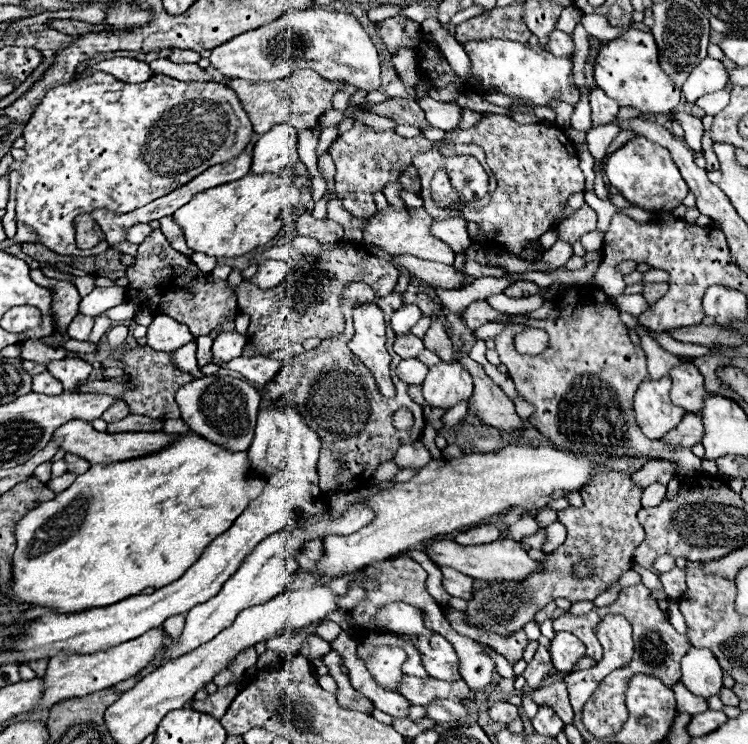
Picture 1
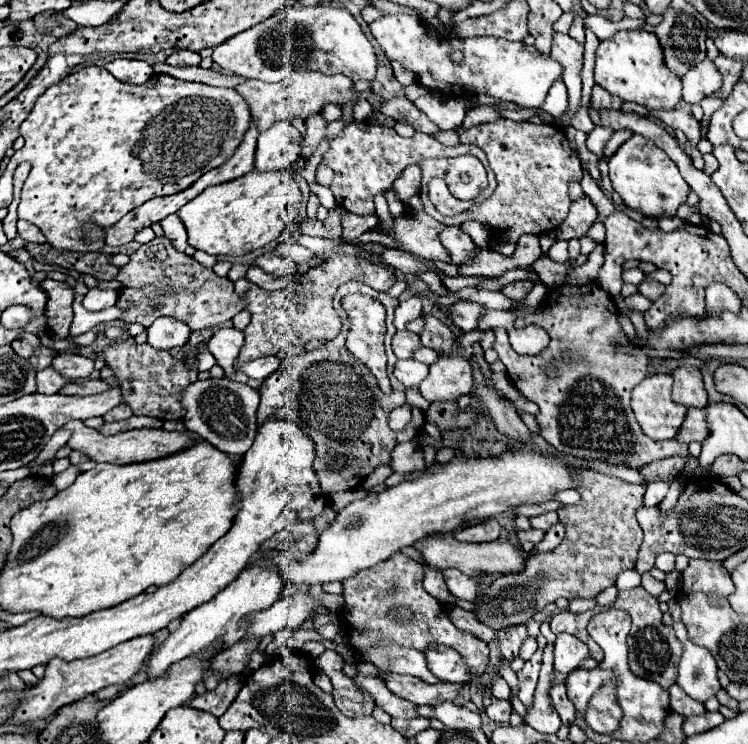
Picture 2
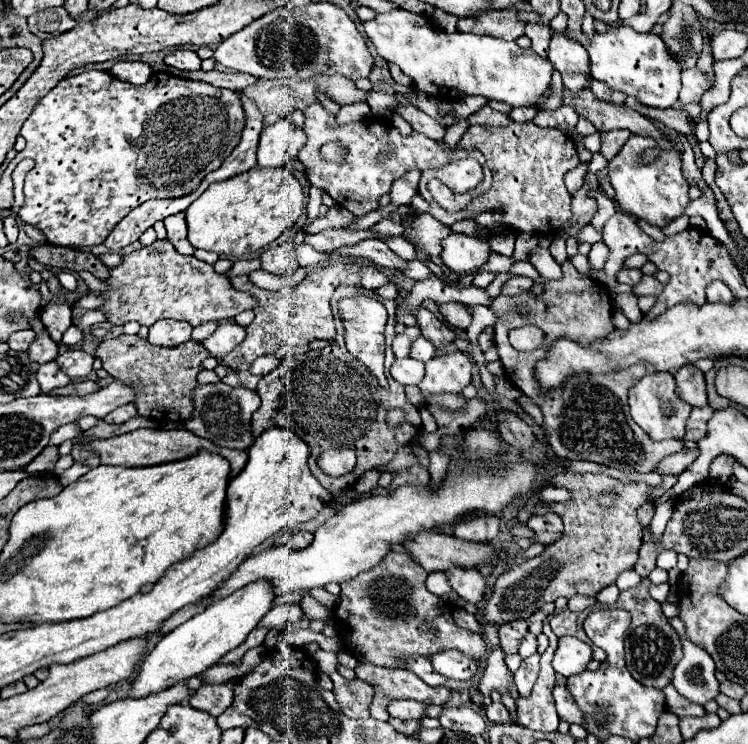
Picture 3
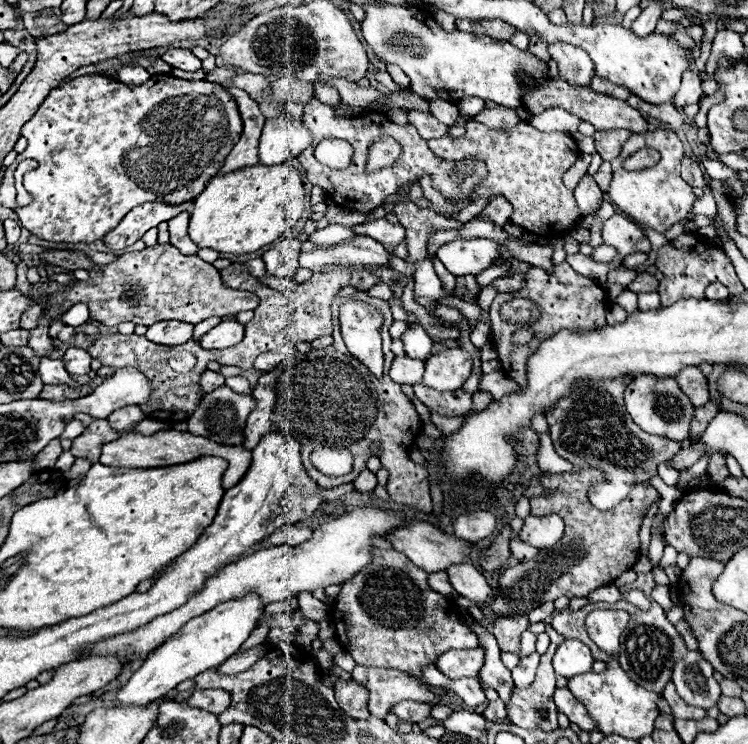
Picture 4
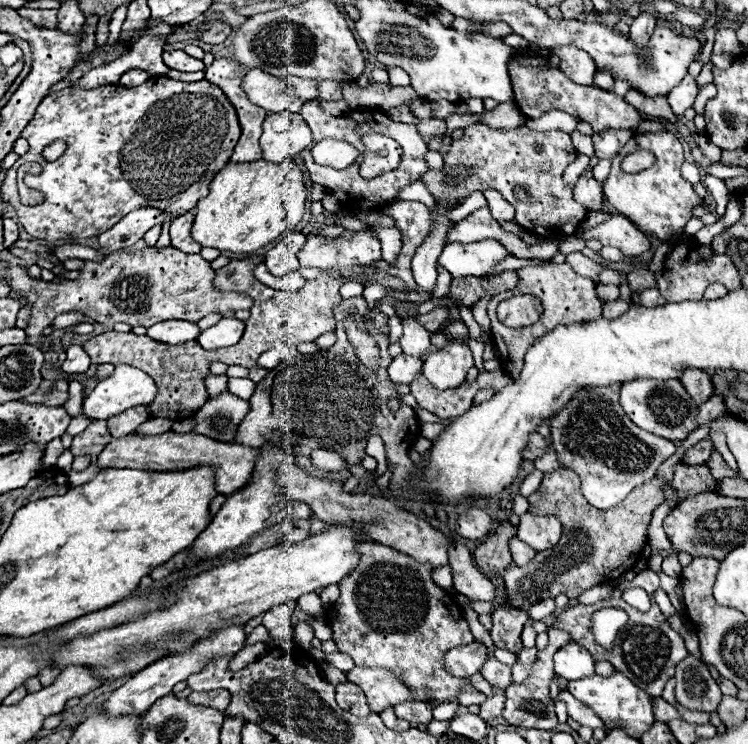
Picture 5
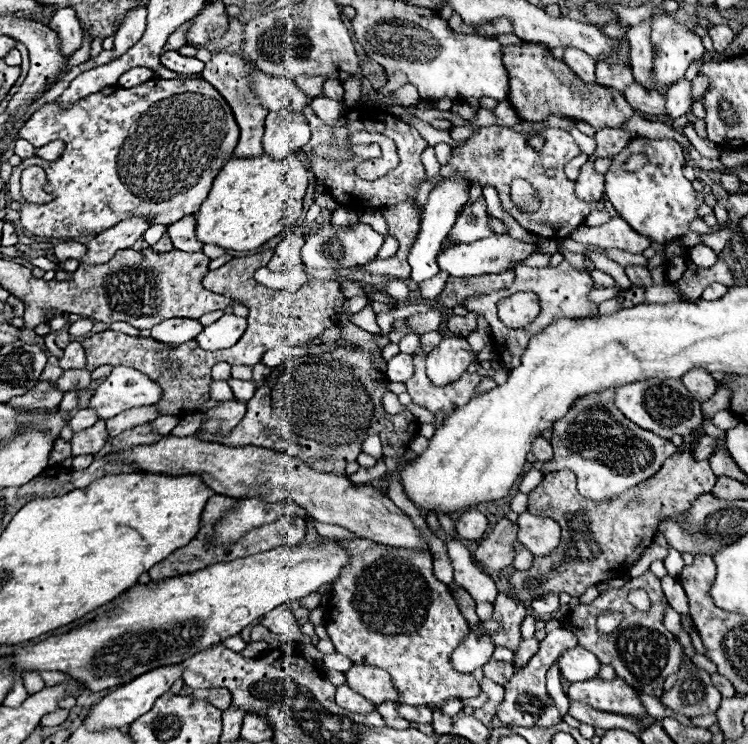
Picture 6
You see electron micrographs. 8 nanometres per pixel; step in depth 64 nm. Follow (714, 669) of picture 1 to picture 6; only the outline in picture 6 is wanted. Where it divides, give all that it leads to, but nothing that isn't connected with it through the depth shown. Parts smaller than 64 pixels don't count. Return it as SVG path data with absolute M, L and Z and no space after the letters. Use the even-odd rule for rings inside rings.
M690 664L688 668L678 672L678 682L670 688L660 702L676 714L684 714L688 718L712 714L718 710L722 696L710 682L710 674Z

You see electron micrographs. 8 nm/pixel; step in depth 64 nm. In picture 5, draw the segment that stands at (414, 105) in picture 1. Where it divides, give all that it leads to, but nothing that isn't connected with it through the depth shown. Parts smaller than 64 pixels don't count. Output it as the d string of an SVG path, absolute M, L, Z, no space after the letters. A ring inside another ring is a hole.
M430 118L430 120L418 120L418 132L424 138L436 136L436 134L444 134L446 132L446 122L438 120L438 118Z

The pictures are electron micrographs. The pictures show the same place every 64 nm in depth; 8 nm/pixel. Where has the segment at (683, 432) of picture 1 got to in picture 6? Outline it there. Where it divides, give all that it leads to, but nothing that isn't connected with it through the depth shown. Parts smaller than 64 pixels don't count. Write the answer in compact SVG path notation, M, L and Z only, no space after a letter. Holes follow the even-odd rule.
M720 386L716 390L716 394L708 402L702 404L702 412L708 414L708 416L712 416L712 414L716 414L716 412L720 412L724 408L730 408L730 396L732 396L732 388Z

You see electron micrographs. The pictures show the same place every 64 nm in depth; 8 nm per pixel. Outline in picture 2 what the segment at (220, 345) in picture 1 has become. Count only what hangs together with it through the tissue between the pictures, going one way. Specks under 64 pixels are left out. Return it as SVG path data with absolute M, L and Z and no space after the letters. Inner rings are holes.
M220 328L210 340L208 348L212 350L212 356L216 358L218 366L224 368L224 372L232 374L234 370L234 358L238 356L238 350L242 348L244 332L236 328Z

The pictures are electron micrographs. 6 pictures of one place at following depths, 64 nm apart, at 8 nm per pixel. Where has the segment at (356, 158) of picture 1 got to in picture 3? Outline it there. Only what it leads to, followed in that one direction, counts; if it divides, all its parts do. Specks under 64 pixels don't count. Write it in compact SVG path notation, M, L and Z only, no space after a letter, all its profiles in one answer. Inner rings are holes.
M320 103L308 106L304 110L305 122L303 130L308 138L302 150L298 153L298 160L305 166L305 172L308 174L308 180L312 182L312 186L326 190L340 208L350 210L356 216L364 216L372 210L378 208L378 200L384 194L390 194L392 182L402 178L408 170L430 170L430 168L438 168L440 164L446 164L454 158L473 158L480 162L483 168L484 190L483 194L492 186L492 172L486 164L486 159L480 152L456 152L454 156L446 154L434 140L412 132L410 136L402 136L392 124L386 124L382 120L370 118L370 120L358 120L352 124L338 124L336 118L326 110ZM327 142L340 142L348 148L348 154L344 158L342 164L334 164L324 160L319 153L321 145ZM384 146L394 146L394 154L388 156L386 162L378 160L378 154Z

